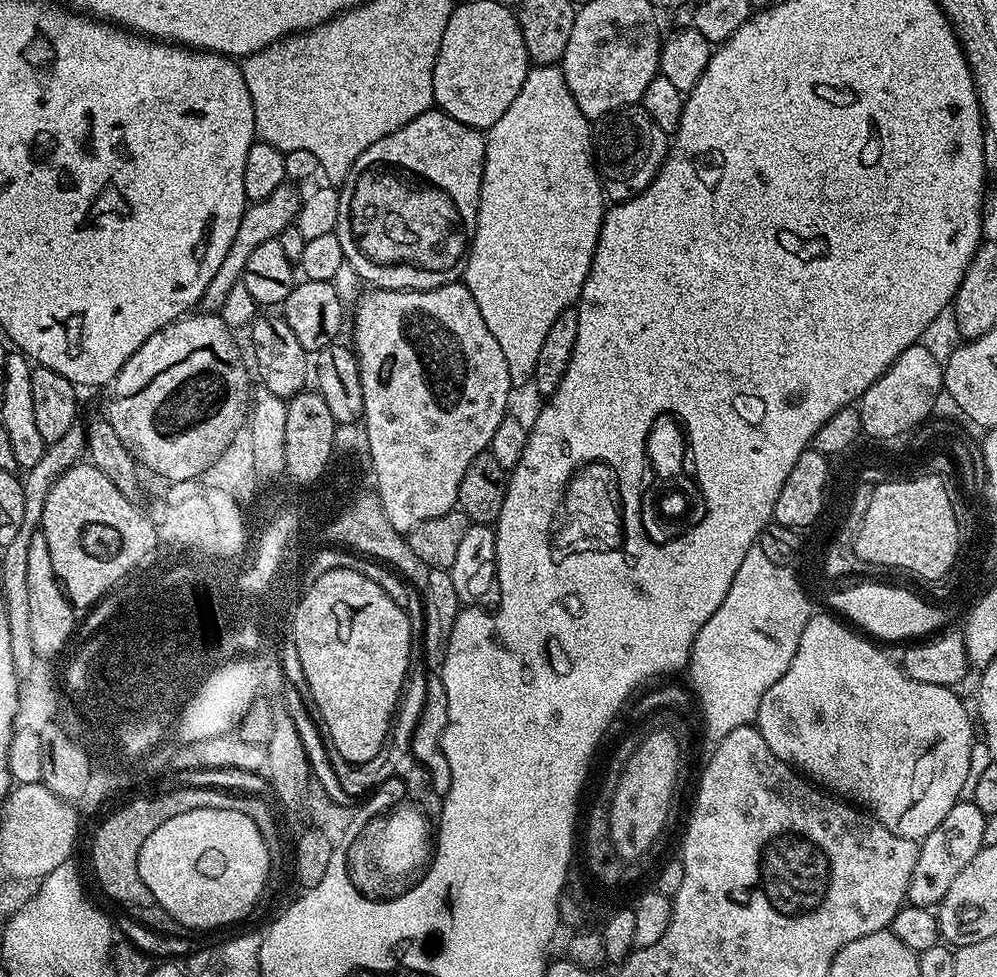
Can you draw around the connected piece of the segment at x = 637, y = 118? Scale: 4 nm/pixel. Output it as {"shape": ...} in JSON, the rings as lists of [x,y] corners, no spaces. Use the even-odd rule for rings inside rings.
{"shape":[[[625,106],[619,112],[610,112],[595,121],[592,142],[596,170],[600,173],[600,184],[604,188],[605,197],[609,201],[619,202],[637,196],[642,190],[646,190],[646,186],[650,186],[650,182],[656,177],[656,171],[664,165],[664,159],[668,156],[670,136],[660,129],[654,118],[650,118],[650,114],[644,112],[643,107]]]}

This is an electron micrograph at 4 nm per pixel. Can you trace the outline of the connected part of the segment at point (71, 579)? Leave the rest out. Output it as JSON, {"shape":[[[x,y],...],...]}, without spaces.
{"shape":[[[79,462],[66,470],[53,484],[45,500],[42,510],[39,531],[46,538],[46,546],[50,548],[50,562],[54,566],[54,574],[64,589],[68,603],[73,609],[88,610],[103,598],[104,587],[120,576],[133,561],[142,555],[153,554],[157,547],[157,535],[149,529],[149,517],[136,509],[133,501],[124,497],[120,490],[106,478],[105,474],[91,462]]]}

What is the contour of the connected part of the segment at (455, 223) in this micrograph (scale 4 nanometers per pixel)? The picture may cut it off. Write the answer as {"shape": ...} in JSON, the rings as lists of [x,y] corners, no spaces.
{"shape":[[[429,110],[418,118],[406,122],[406,126],[402,126],[394,134],[386,134],[386,138],[374,142],[374,146],[362,150],[362,154],[355,160],[352,169],[348,172],[348,179],[343,181],[339,189],[340,205],[335,233],[338,242],[342,242],[342,254],[347,267],[349,269],[352,267],[368,283],[365,285],[393,288],[403,292],[425,292],[431,288],[439,288],[441,284],[455,284],[463,277],[468,265],[468,249],[472,246],[472,235],[476,233],[478,202],[484,173],[484,141],[485,137],[477,129],[450,118],[445,112]]]}

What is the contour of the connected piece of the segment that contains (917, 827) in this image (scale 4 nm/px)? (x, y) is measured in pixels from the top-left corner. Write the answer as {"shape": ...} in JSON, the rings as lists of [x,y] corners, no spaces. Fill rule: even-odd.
{"shape":[[[827,611],[809,615],[806,630],[802,630],[802,638],[798,638],[798,650],[782,678],[762,694],[762,702],[758,706],[758,714],[754,721],[759,728],[762,738],[766,738],[766,746],[778,754],[787,764],[792,765],[797,772],[803,774],[809,781],[815,782],[821,789],[827,790],[831,795],[861,809],[867,810],[875,816],[876,821],[890,834],[898,834],[902,838],[921,841],[927,838],[938,826],[942,826],[942,818],[950,814],[955,804],[961,803],[962,786],[970,770],[970,754],[974,743],[972,736],[972,720],[964,709],[964,704],[955,696],[955,691],[946,686],[930,686],[930,682],[914,682],[904,672],[899,663],[896,664],[880,648],[875,648],[871,639],[865,638],[859,631],[853,630],[843,619],[829,614]]]}

